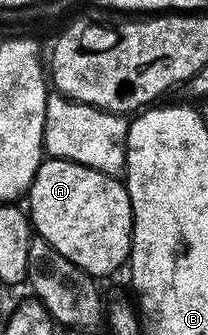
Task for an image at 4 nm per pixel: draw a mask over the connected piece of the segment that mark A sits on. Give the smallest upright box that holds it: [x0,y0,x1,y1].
[26,159,132,276]

